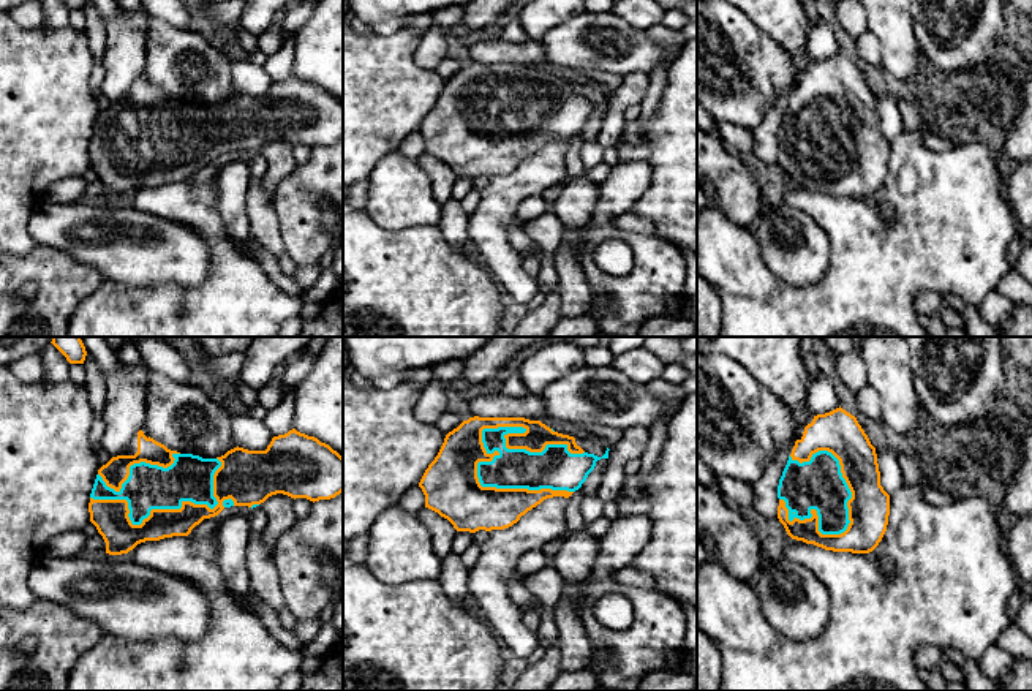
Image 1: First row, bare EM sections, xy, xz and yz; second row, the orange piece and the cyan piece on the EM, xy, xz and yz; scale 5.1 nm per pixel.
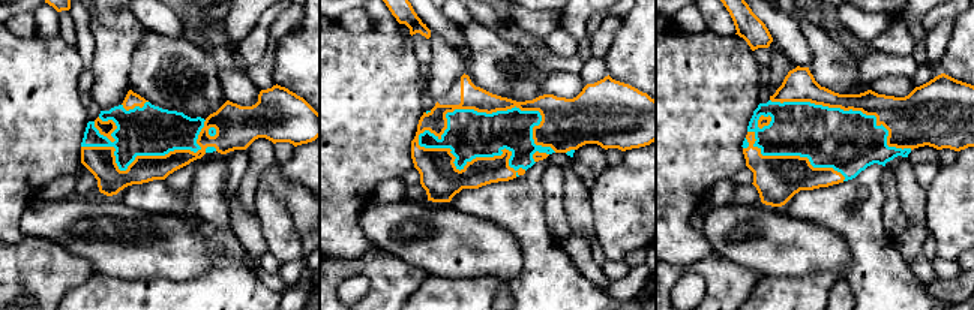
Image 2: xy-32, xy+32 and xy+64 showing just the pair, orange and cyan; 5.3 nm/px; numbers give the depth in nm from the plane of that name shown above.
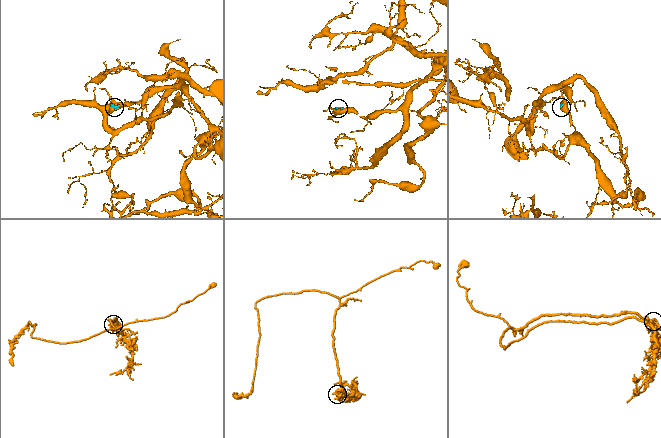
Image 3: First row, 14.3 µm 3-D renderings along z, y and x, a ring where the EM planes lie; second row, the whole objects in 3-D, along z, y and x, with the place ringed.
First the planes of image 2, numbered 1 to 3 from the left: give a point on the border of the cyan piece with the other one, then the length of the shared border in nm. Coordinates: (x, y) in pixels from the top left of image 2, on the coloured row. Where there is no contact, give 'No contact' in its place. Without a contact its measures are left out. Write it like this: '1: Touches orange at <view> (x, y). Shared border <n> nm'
1: Touches orange at xy-32 (146, 156). Shared border 700 nm
2: Touches orange at xy+32 (497, 110). Shared border 750 nm
3: Touches orange at xy+64 (850, 108). Shared border 800 nm

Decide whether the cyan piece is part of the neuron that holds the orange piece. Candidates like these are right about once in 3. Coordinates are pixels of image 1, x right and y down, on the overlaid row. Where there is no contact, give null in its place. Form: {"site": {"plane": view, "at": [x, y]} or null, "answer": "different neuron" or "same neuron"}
{"site": {"plane": "xz", "at": [520, 434]}, "answer": "same neuron"}

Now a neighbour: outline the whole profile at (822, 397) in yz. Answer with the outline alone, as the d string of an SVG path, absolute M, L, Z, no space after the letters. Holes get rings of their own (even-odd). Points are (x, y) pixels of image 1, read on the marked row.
M822 372L808 389L808 406L812 416L839 408L836 391Z

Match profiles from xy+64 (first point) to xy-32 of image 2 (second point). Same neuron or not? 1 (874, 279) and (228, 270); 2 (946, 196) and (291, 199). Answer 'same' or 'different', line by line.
1: same
2: different

